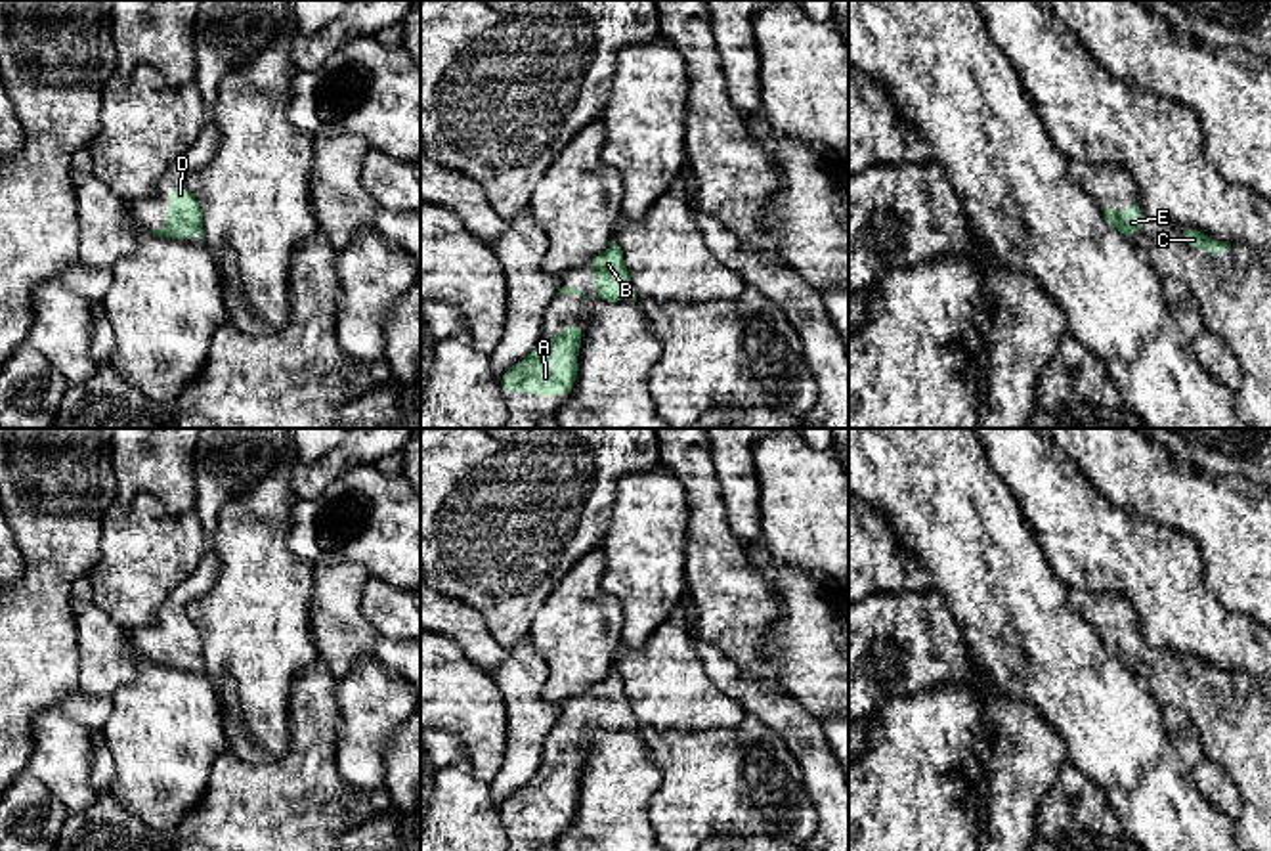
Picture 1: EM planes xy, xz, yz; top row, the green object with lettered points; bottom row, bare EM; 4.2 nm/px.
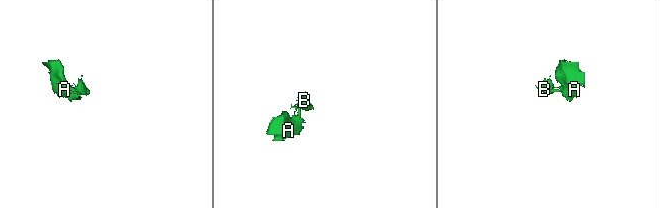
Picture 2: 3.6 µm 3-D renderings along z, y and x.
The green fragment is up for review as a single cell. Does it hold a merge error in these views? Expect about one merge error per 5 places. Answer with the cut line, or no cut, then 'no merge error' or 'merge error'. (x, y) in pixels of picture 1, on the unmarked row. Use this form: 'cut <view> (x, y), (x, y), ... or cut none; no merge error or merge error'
cut none; no merge error

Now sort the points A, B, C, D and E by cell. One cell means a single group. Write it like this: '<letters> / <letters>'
A B C D E

